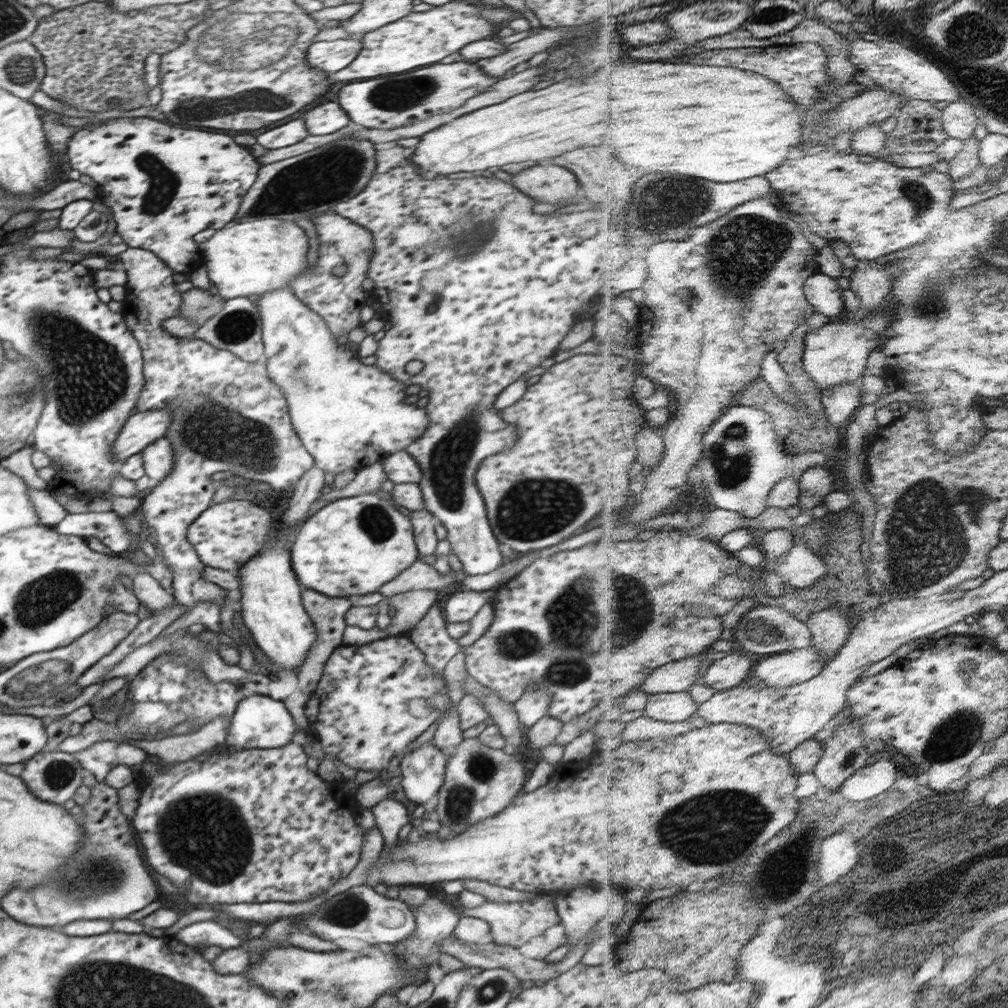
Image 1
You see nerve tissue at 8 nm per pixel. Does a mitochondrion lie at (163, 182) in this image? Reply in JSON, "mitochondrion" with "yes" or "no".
{"mitochondrion":"yes"}

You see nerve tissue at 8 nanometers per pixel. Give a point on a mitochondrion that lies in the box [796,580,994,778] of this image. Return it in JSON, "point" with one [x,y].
{"point":[958,733]}

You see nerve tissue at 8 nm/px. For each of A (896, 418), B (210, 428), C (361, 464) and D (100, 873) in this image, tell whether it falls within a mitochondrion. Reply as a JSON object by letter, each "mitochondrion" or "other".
{"A":"other","B":"mitochondrion","C":"other","D":"mitochondrion"}

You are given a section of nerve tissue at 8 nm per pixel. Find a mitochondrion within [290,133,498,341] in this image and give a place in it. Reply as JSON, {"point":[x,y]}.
{"point":[479,237]}

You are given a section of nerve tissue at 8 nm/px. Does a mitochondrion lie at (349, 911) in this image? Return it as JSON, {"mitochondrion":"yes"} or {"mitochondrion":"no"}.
{"mitochondrion":"yes"}

